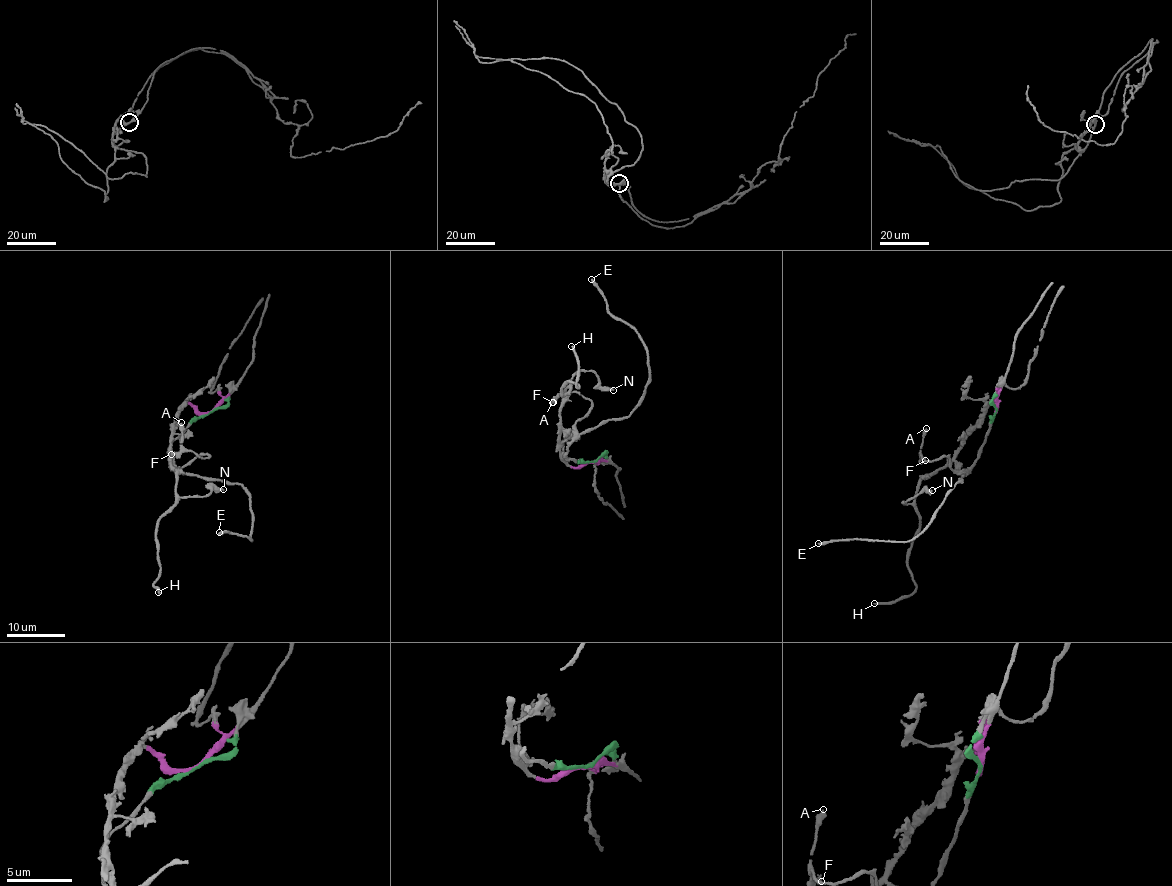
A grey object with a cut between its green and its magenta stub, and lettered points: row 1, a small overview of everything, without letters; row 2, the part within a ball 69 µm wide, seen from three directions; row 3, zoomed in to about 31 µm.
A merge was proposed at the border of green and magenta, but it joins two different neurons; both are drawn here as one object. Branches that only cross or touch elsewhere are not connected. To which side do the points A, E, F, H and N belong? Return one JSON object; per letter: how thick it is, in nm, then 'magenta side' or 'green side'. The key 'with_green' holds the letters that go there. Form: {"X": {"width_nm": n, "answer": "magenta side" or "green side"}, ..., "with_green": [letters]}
{"A": {"width_nm": 420, "answer": "green side"}, "E": {"width_nm": 300, "answer": "green side"}, "F": {"width_nm": 280, "answer": "green side"}, "H": {"width_nm": 240, "answer": "magenta side"}, "N": {"width_nm": 280, "answer": "magenta side"}, "with_green": ["A", "E", "F"]}

